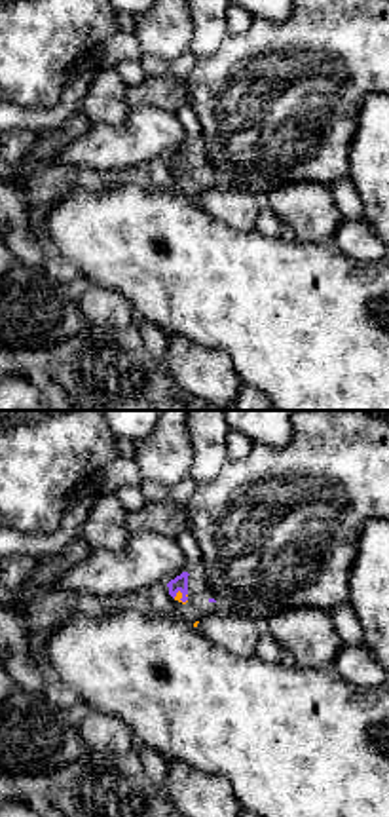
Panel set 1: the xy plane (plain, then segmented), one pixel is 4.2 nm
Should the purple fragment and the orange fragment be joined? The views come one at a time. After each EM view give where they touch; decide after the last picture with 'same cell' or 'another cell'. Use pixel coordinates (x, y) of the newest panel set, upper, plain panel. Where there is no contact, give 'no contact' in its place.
contact (179, 164)

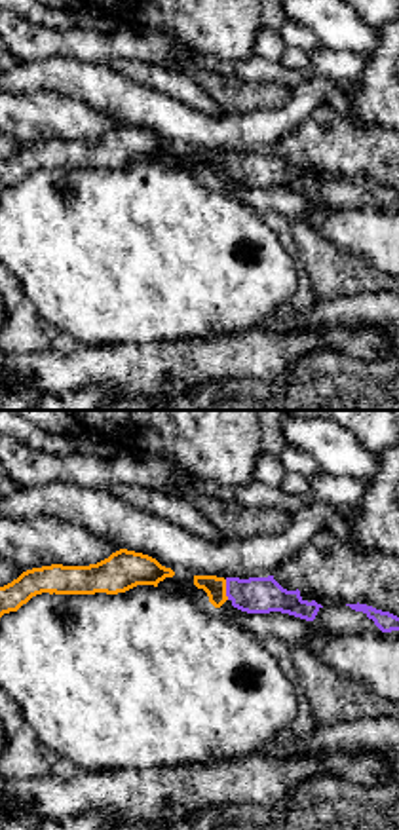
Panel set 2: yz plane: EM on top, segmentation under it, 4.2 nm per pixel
contact (227, 164)

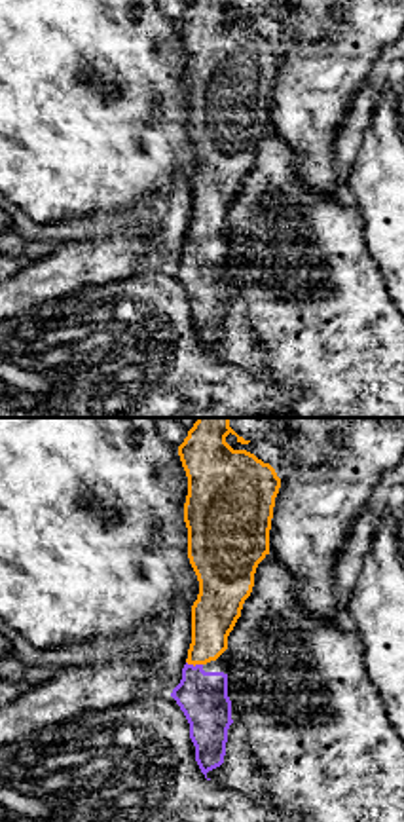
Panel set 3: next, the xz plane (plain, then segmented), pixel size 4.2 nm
contact (192, 240)

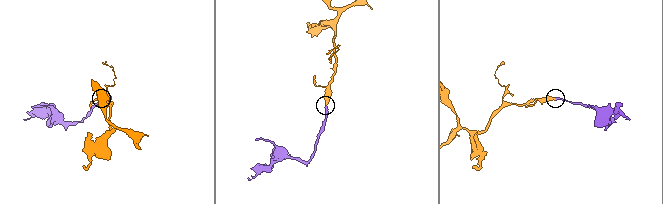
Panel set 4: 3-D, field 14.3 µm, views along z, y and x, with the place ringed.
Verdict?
same cell

